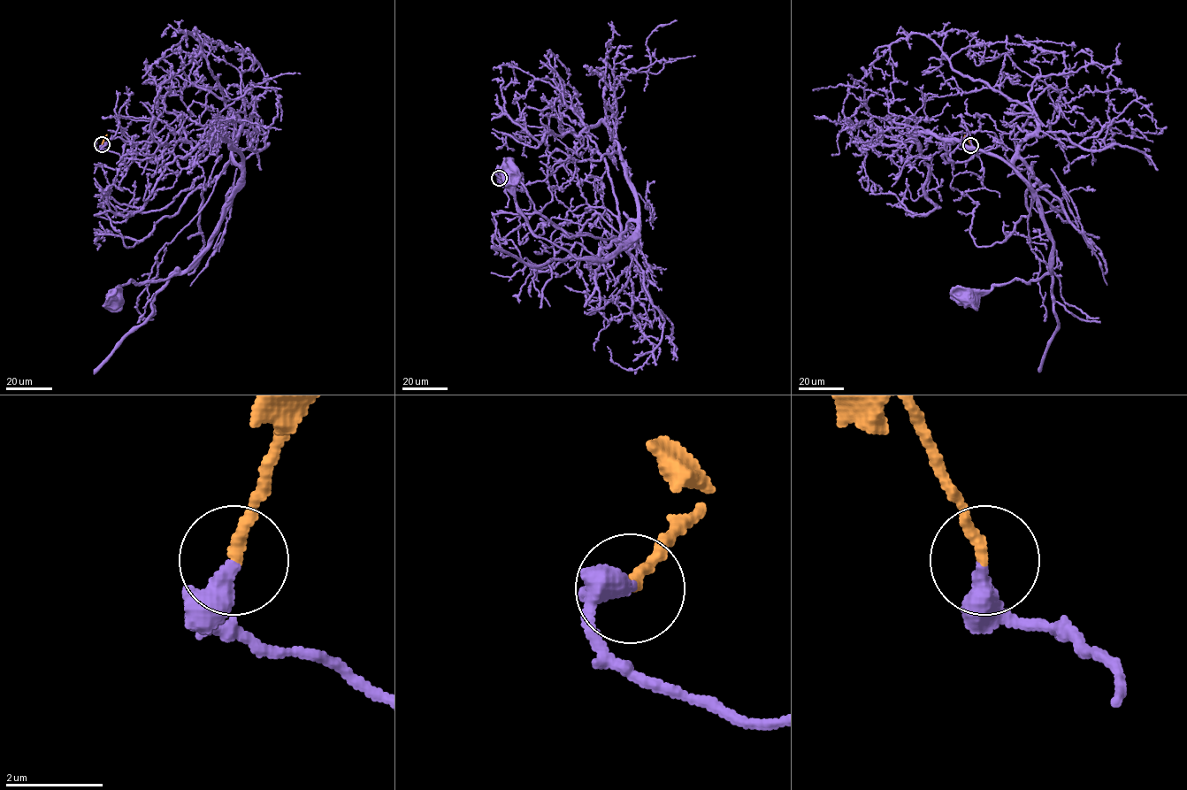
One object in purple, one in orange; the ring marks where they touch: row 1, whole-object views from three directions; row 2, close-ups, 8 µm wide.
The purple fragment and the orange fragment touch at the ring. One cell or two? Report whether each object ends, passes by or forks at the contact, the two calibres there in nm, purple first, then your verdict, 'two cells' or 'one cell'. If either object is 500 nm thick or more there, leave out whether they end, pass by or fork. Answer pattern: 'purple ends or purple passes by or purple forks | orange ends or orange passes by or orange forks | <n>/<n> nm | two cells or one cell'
purple ends | orange ends | 360/240 nm | one cell

